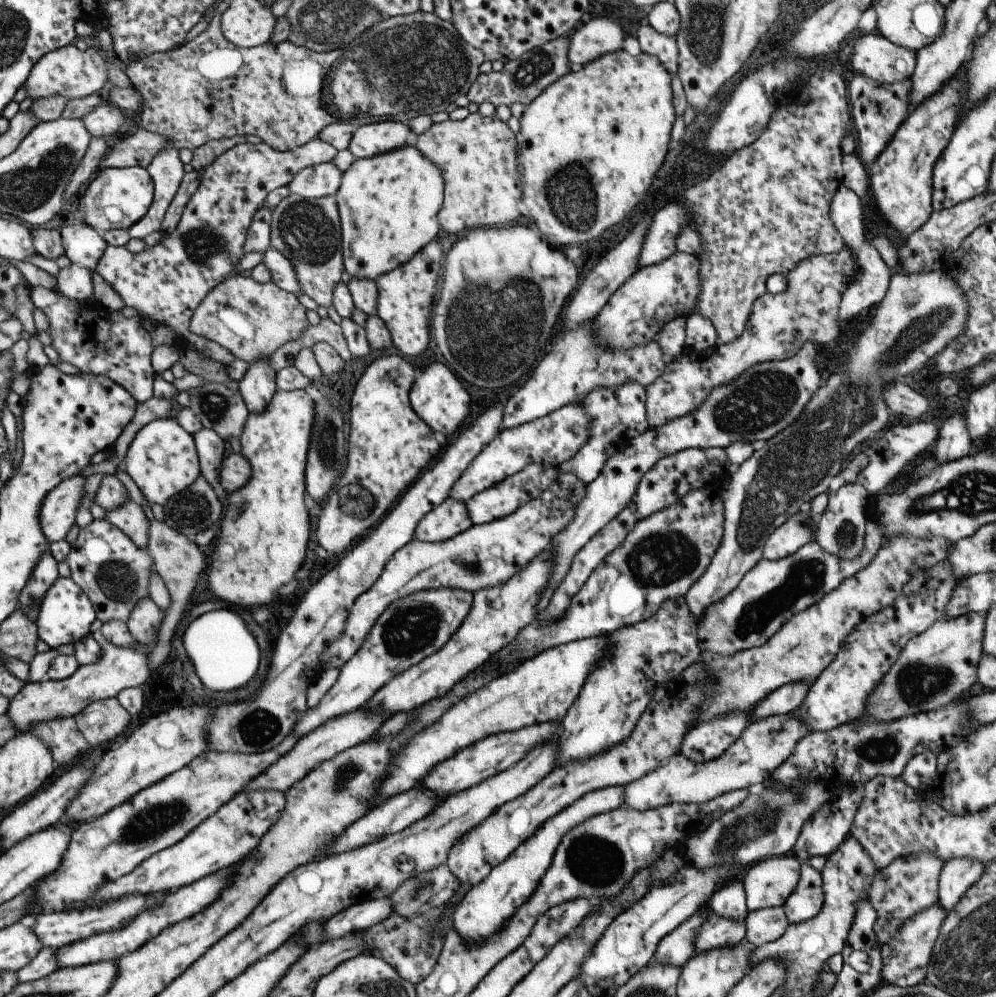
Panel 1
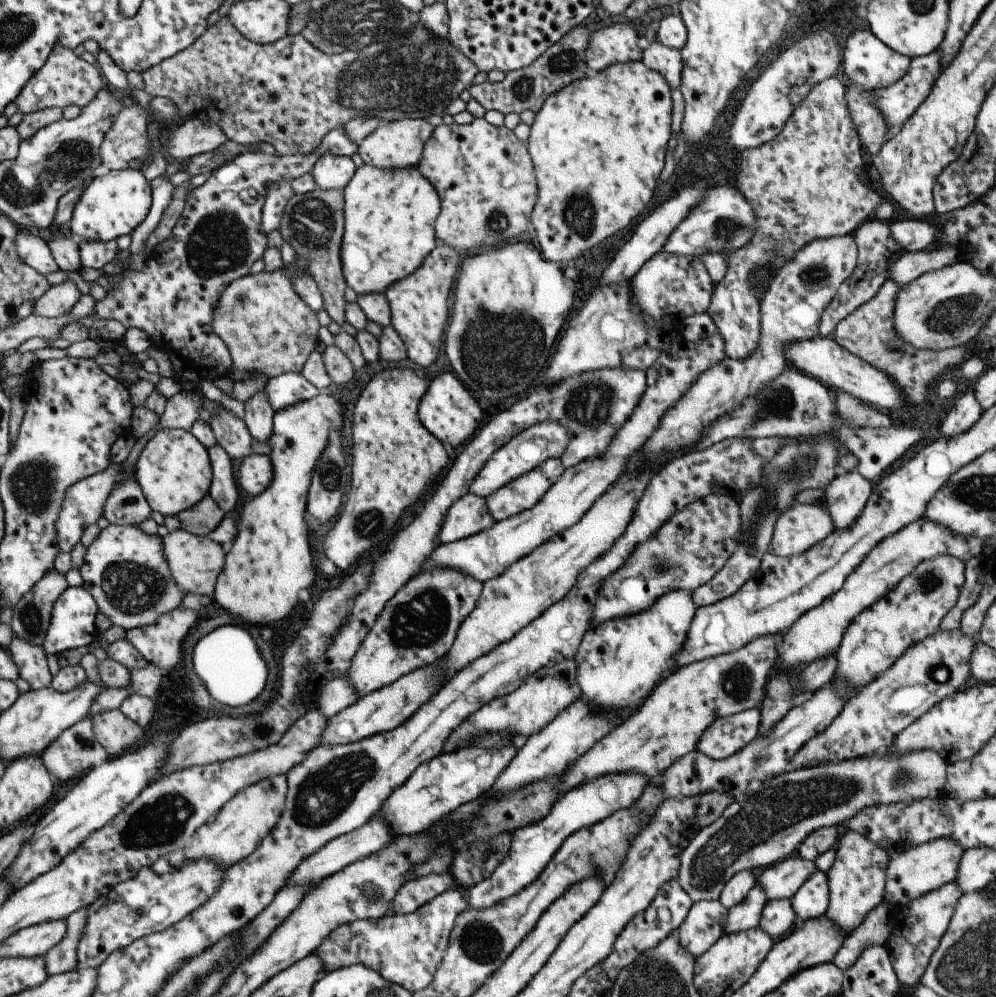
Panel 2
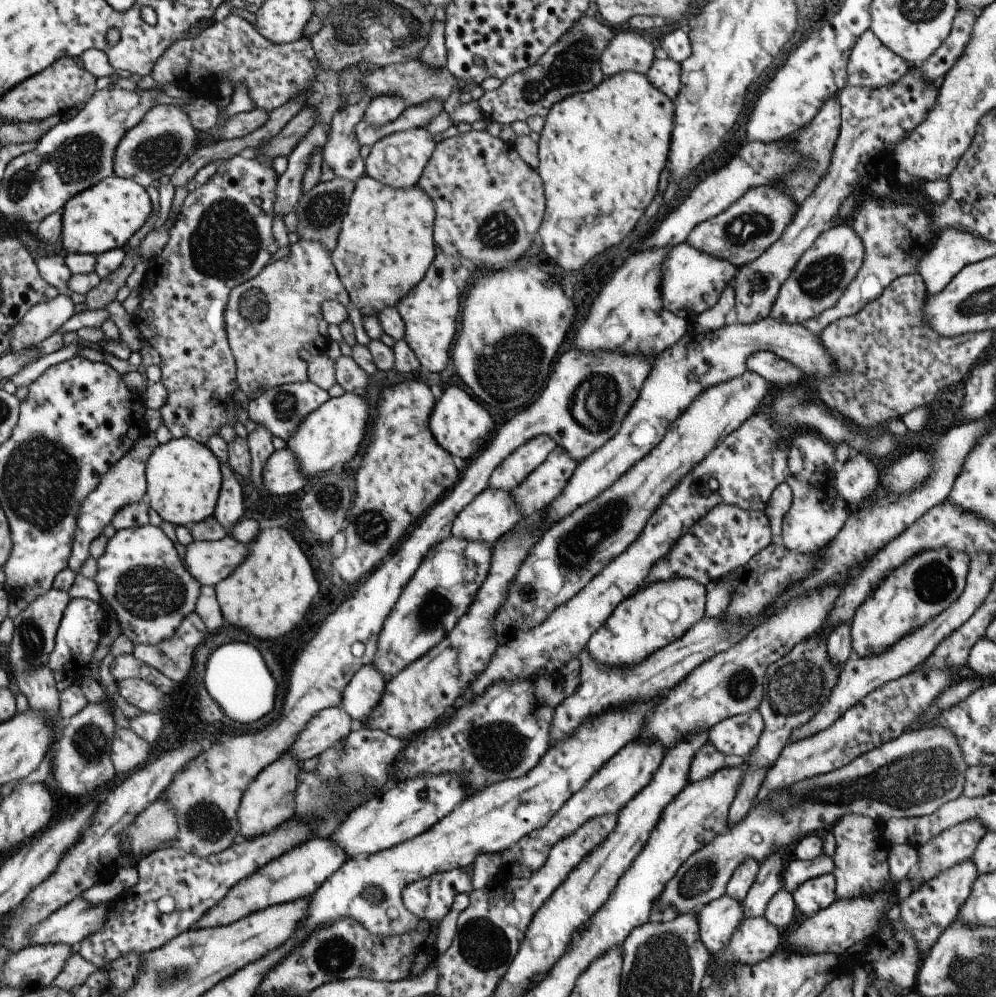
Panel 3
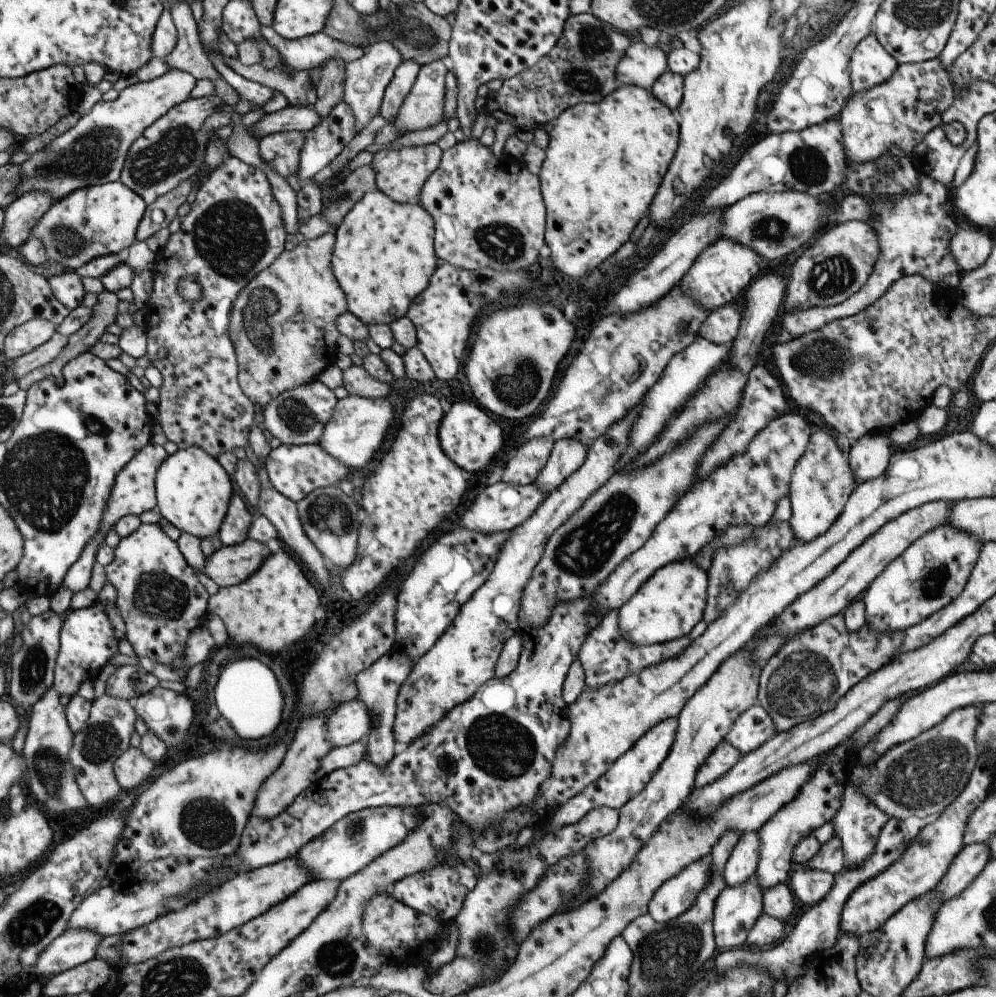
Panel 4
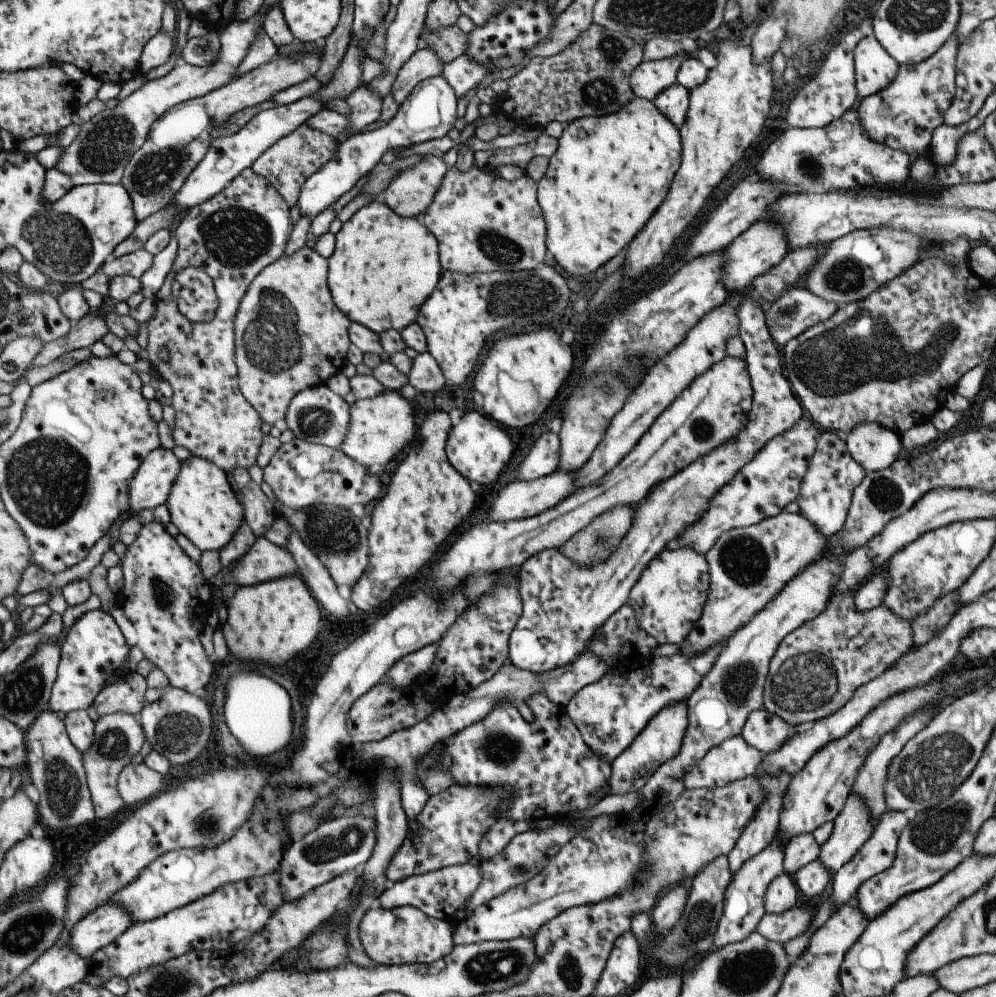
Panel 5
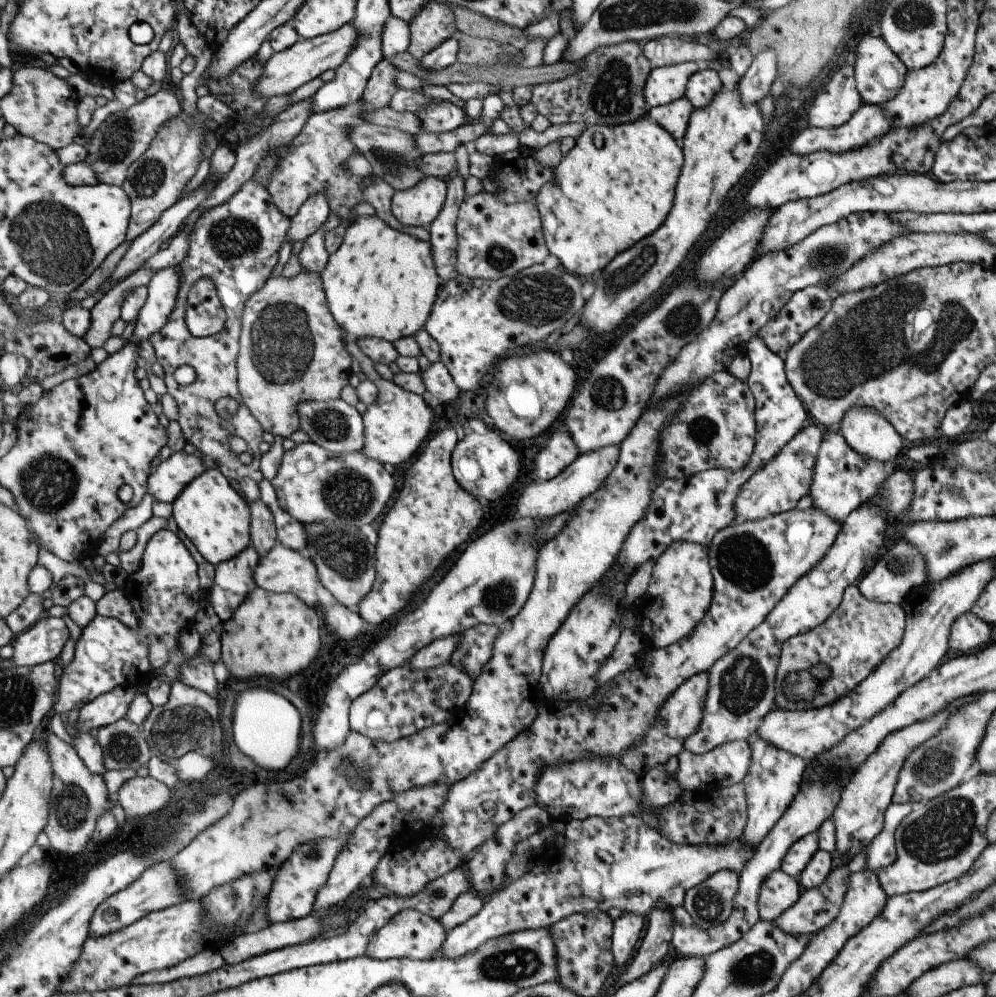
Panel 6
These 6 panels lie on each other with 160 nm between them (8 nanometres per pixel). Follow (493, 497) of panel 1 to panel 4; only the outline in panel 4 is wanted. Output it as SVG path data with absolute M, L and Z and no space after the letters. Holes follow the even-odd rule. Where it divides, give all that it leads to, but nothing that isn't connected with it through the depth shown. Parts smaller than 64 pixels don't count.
M576 438L554 441L549 458L533 483L549 494L581 466L586 450L586 446Z

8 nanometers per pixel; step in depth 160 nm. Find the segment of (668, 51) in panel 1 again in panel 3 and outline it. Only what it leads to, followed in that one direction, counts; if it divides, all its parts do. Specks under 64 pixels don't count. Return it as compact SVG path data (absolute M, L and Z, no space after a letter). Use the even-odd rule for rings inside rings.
M653 59L649 70L644 74L649 84L662 92L670 101L676 98L680 87L680 64L671 59Z

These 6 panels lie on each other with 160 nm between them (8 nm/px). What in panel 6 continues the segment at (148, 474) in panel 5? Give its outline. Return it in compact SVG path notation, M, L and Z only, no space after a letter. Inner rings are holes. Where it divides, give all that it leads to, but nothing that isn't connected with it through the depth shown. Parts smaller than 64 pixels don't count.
M183 451L165 452L158 458L146 478L146 492L153 500L171 504L175 497L203 471L199 454Z

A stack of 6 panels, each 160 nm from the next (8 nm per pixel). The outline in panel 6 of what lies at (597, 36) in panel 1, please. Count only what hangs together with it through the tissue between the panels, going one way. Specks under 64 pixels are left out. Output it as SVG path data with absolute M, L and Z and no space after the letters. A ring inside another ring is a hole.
M693 61L650 69L642 88L644 102L652 109L683 97L688 78L701 69L702 64Z

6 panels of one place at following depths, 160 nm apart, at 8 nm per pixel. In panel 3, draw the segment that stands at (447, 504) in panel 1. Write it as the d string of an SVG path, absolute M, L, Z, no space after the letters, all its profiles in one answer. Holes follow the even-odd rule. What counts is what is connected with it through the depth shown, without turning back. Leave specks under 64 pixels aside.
M485 487L469 504L466 504L453 519L450 534L472 541L486 541L491 544L510 531L523 518L514 498L504 490Z

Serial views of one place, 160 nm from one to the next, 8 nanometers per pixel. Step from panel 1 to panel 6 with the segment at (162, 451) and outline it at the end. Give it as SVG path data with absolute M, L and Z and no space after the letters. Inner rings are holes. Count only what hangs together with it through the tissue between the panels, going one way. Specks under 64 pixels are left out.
M207 469L194 478L170 504L177 529L213 566L236 557L250 545L250 512L238 489L217 469Z

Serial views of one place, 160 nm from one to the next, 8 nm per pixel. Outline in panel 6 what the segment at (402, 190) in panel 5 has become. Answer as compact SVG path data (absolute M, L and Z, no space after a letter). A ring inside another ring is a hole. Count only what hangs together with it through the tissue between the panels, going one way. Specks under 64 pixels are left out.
M425 178L404 191L390 192L388 205L401 229L429 226L439 214L446 197L445 180Z

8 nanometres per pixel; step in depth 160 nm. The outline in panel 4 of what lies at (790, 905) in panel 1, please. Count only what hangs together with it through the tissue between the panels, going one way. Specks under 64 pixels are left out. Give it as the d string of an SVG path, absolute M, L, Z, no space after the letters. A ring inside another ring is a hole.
M799 866L790 876L788 886L803 904L811 906L830 891L833 881L834 875L831 873Z

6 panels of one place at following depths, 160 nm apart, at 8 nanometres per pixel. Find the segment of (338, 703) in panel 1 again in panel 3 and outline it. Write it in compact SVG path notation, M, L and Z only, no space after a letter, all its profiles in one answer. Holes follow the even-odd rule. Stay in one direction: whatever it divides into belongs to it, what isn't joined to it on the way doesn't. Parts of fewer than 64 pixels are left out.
M451 534L427 551L401 589L376 642L371 665L385 680L422 657L455 626L487 576L491 553L492 548L486 541L457 538Z

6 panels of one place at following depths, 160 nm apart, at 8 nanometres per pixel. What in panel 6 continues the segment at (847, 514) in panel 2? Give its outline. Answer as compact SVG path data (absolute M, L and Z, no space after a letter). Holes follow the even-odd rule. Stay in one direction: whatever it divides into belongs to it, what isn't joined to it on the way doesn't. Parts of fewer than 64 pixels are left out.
M874 408L847 409L835 429L847 446L863 458L893 462L901 450L901 435Z

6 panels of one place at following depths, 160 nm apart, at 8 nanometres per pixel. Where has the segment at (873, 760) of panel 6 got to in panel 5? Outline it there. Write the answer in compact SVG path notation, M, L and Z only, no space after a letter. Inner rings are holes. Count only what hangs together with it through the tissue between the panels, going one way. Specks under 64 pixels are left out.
M850 791L832 820L831 834L820 846L818 858L831 873L837 872L871 836L873 829L866 804L859 795Z

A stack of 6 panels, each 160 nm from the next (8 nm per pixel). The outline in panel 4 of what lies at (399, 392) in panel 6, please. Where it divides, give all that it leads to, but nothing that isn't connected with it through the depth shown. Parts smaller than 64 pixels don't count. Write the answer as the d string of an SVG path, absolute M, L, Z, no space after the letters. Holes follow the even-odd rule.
M348 395L336 402L331 419L325 423L317 444L346 467L361 468L371 460L371 456L381 446L391 422L393 422L393 407L385 397L366 399Z

